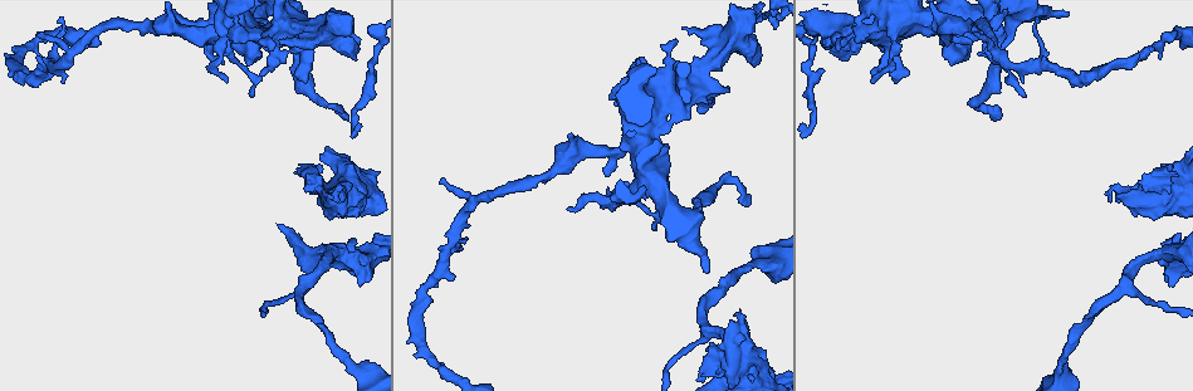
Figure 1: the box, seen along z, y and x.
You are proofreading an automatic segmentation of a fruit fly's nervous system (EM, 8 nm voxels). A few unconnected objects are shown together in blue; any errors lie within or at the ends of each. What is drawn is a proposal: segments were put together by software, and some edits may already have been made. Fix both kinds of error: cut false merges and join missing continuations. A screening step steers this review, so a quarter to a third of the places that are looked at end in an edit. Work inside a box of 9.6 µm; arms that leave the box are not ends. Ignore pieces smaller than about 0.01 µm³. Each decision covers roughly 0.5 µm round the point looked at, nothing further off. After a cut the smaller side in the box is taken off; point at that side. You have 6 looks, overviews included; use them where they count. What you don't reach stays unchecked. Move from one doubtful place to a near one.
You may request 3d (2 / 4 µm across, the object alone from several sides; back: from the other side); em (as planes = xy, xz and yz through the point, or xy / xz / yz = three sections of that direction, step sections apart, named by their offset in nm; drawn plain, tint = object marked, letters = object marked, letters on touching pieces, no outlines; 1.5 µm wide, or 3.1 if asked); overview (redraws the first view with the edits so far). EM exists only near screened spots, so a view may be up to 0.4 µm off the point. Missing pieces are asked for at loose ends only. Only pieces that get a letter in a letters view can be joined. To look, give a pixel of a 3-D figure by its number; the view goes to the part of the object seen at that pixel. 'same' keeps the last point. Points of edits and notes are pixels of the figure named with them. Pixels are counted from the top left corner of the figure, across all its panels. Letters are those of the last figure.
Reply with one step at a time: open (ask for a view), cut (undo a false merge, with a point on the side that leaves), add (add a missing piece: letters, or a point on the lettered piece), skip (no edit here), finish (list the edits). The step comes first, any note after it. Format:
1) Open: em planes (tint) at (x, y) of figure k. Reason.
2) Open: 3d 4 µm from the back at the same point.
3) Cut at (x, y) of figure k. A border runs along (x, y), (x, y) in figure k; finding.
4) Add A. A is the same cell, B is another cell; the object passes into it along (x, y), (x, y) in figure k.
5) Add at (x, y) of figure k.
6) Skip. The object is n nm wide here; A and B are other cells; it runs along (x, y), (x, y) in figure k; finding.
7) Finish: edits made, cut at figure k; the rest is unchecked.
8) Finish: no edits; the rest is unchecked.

Open: 3d 2 µm at (626, 76) of figure 1. Tapers out.

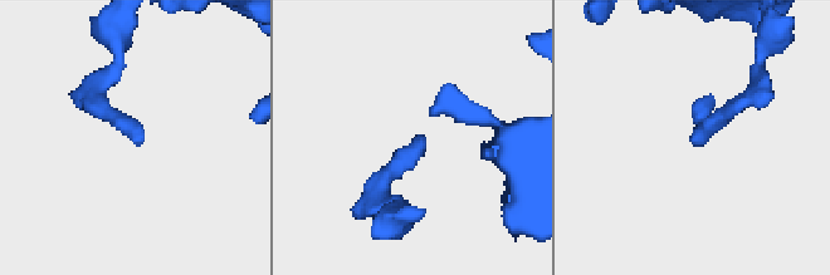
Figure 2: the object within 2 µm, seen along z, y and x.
Open: em yz step 8 (letters) at (418, 137) of figure 2.

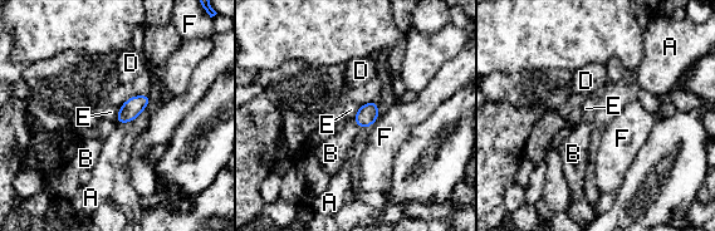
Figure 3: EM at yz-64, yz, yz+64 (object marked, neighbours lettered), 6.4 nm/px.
Add B. The object is 120 nm wide here; B is the same cell, A, D, E and F are other cells; the object passes into it along (367, 114), (356, 122), (332, 152) in figure 3; it goes on there.

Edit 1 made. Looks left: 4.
Open: 3d 2 µm at (736, 314) of figure 1. Thick end.

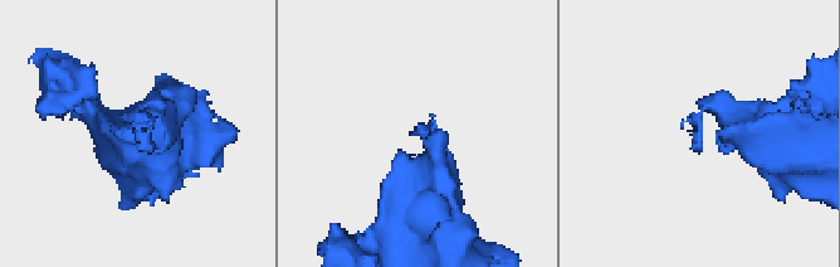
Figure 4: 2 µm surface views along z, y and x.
Open: em xz step 8 (tint) at (139, 147) of figure 4.

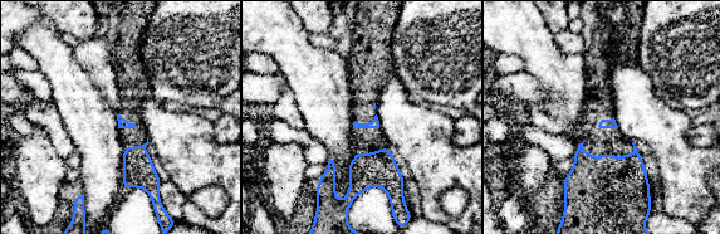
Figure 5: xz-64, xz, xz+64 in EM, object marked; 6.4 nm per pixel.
Open: em xz step 8 (letters) at the same point. See the neighbours.

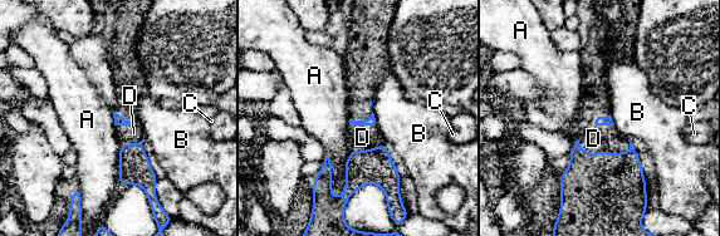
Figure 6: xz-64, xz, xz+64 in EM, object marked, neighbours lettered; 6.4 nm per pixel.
Add D. The longest contact is with D, 340 nm; D is the same cell, A, B and C are other cells; the object passes into it along (584, 185), (602, 152), (593, 138) in figure 6; it goes on there.

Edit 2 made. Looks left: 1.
Finish: edits made, add at figure 3, add at figure 6; the rest is unchecked.

